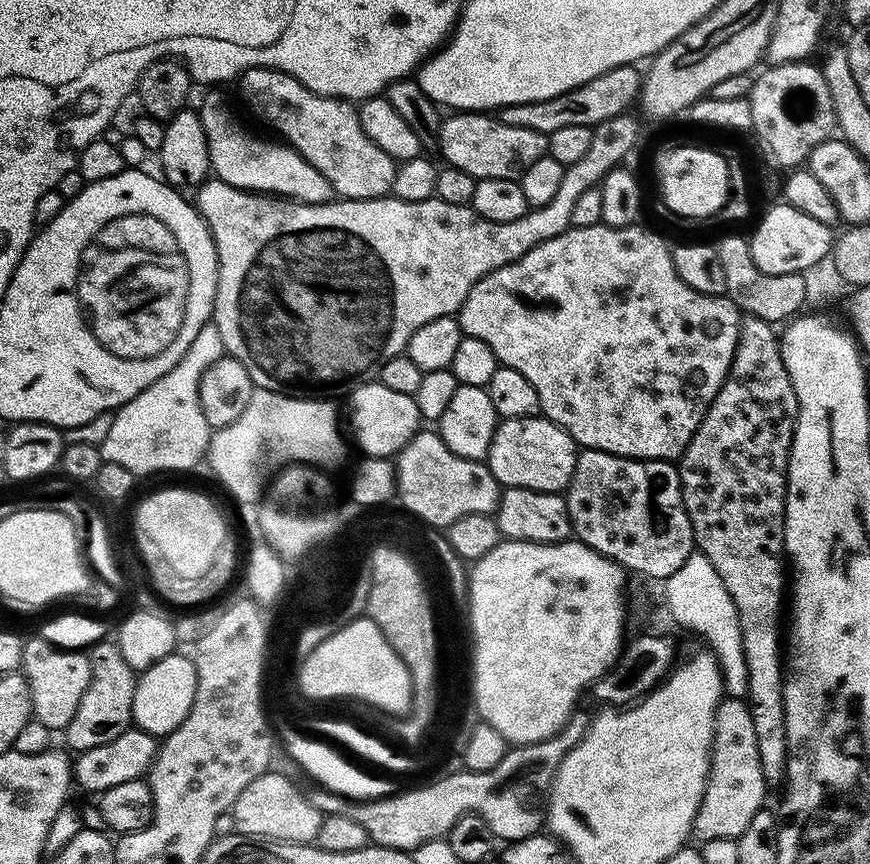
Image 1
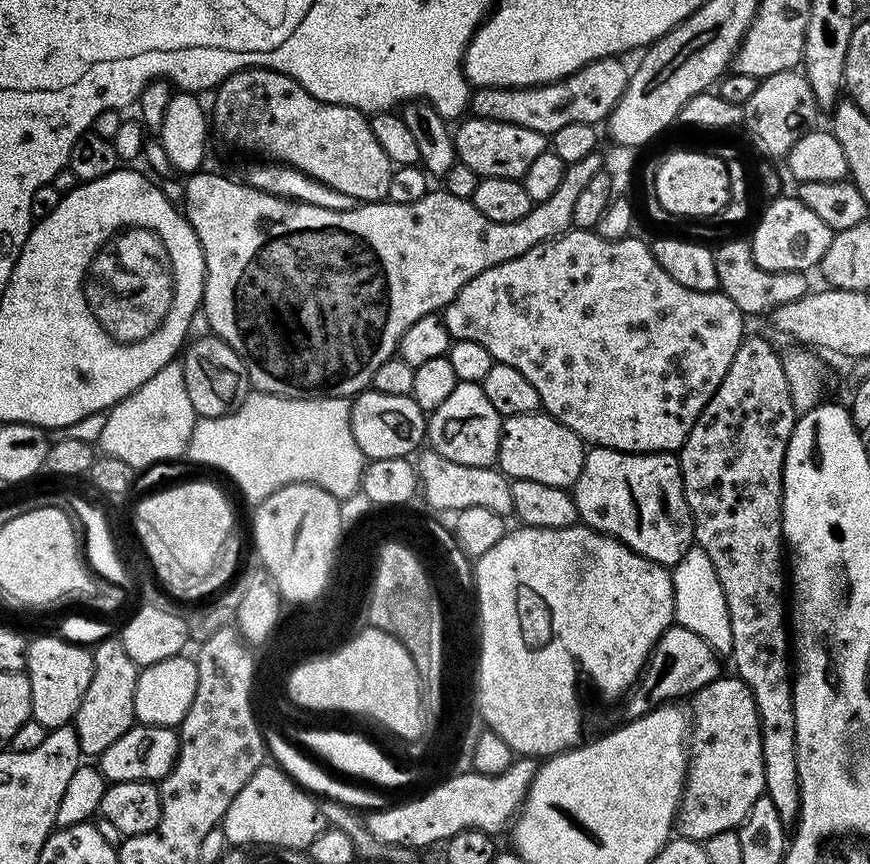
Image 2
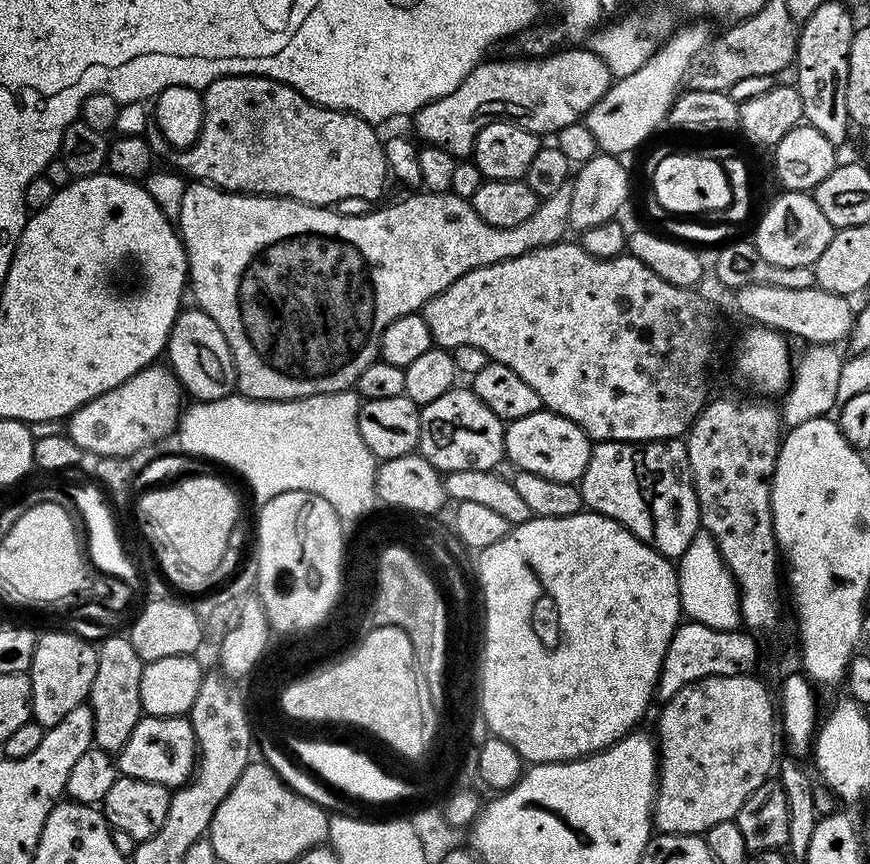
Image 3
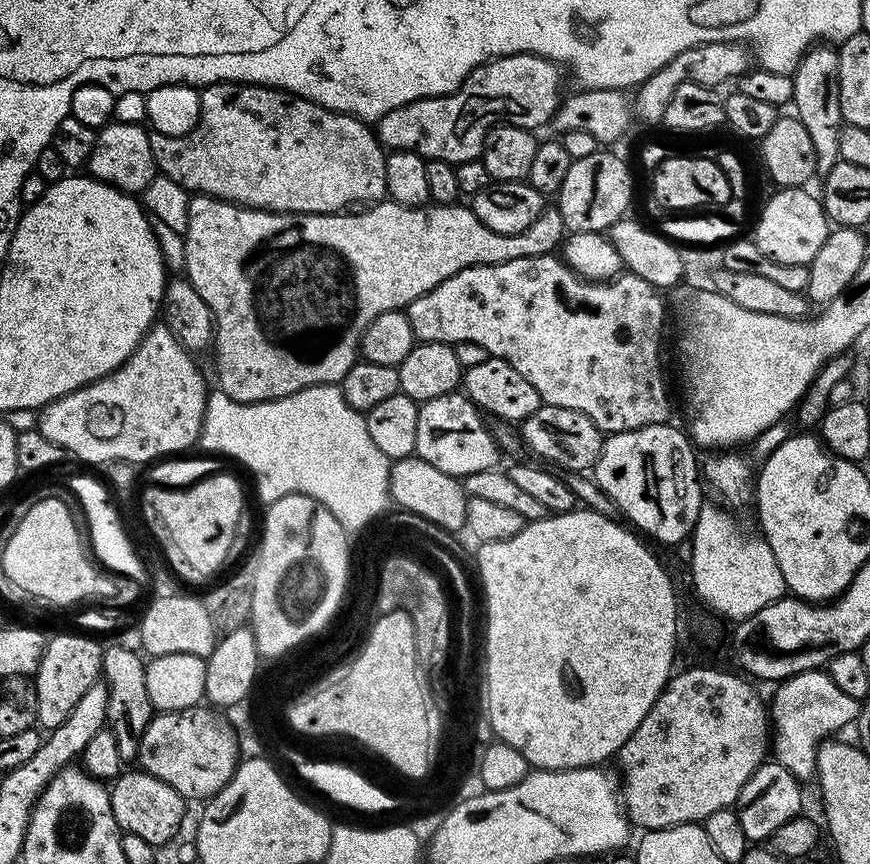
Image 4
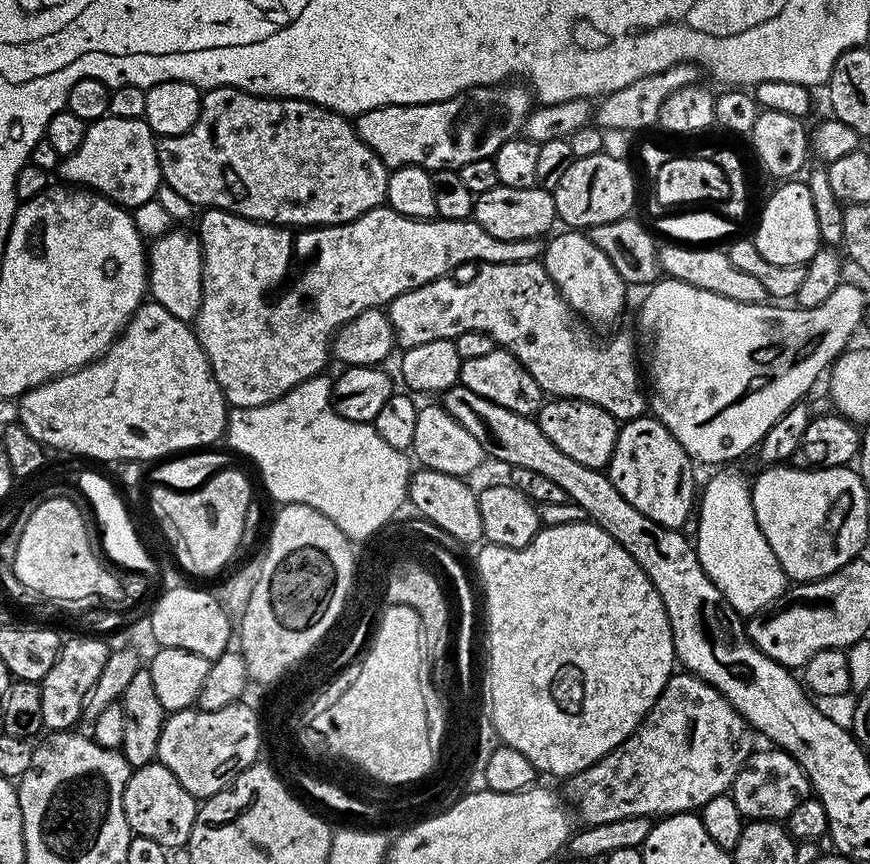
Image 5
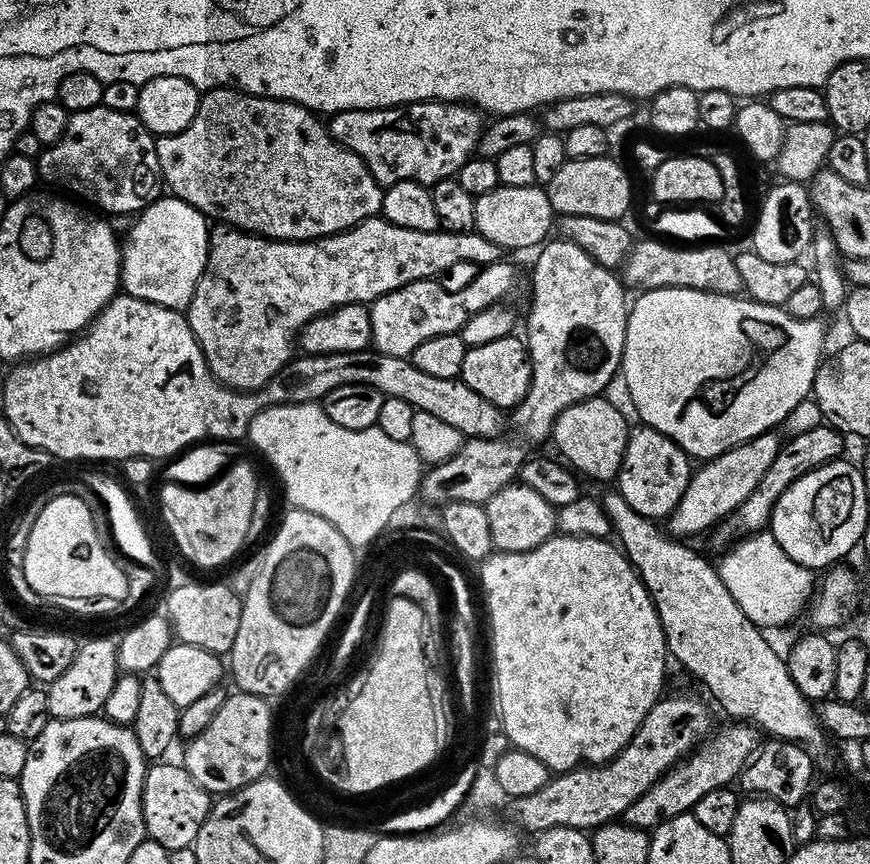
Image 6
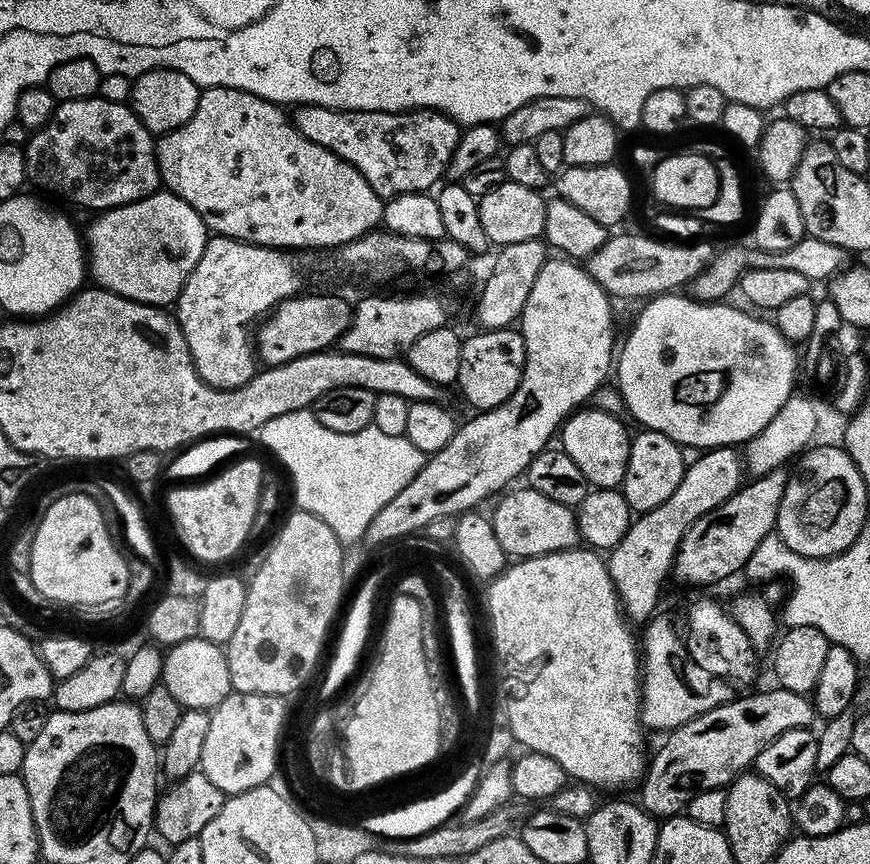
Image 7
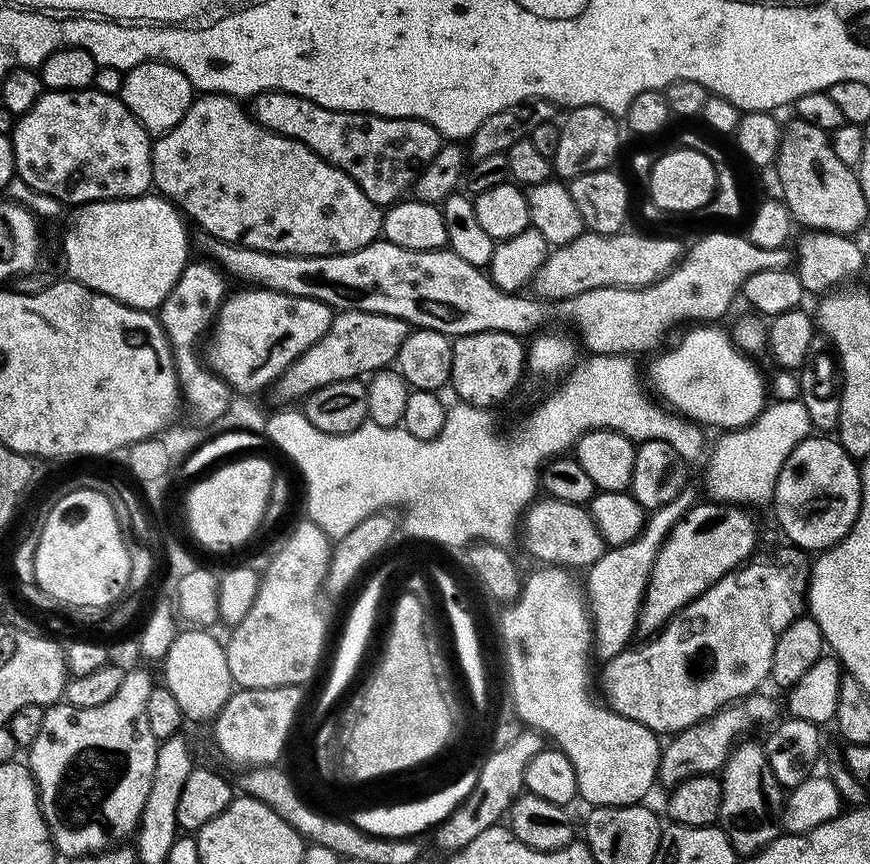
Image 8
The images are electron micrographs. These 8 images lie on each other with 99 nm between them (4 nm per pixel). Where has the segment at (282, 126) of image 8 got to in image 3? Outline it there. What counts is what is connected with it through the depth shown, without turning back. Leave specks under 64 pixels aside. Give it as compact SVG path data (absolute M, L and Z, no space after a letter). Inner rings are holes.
M588 46L564 48L553 56L548 55L532 58L536 60L485 59L453 92L446 94L446 98L438 98L419 108L414 114L417 132L415 135L421 141L424 139L425 145L433 144L454 157L468 158L471 157L472 147L480 131L495 120L509 120L537 134L545 134L544 132L555 134L562 126L581 123L590 106L594 106L594 102L598 102L598 98L602 98L602 94L610 90L614 82L612 71Z

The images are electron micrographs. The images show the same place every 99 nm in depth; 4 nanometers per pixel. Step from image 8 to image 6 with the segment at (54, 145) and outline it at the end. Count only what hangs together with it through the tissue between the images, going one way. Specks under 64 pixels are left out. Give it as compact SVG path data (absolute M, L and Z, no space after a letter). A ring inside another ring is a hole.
M101 106L71 113L66 124L66 134L62 134L58 142L47 145L44 153L35 161L40 180L48 183L49 189L73 197L81 196L76 198L97 204L101 208L97 209L104 214L139 214L162 195L156 137L146 130L139 116L130 112Z

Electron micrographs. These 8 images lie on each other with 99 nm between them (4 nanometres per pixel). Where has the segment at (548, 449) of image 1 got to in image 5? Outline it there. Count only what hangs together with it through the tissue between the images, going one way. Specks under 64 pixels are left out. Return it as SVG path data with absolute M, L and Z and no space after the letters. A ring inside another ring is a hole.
M563 398L549 399L540 408L538 423L542 434L567 454L574 462L582 462L582 466L607 469L610 458L614 454L616 439L620 433L620 424L602 406L594 406L585 400L565 400Z

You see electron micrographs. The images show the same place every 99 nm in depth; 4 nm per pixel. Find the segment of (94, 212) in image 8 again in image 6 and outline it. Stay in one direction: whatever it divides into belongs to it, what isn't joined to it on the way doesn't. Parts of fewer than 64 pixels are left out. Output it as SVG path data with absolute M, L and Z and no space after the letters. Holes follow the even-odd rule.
M164 194L133 220L134 224L125 236L123 233L120 245L120 288L129 296L154 302L158 306L187 310L190 298L194 298L194 286L198 286L198 278L206 266L208 239L211 236L208 218L189 203L174 195Z

